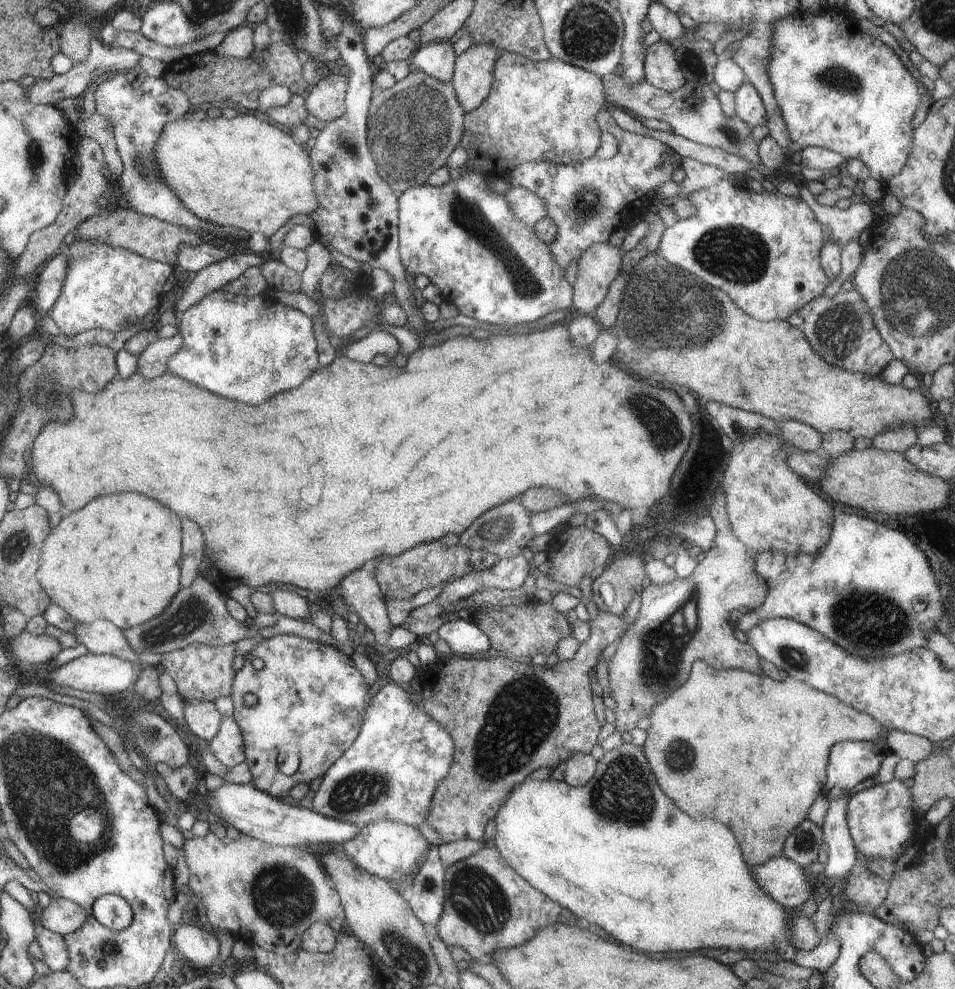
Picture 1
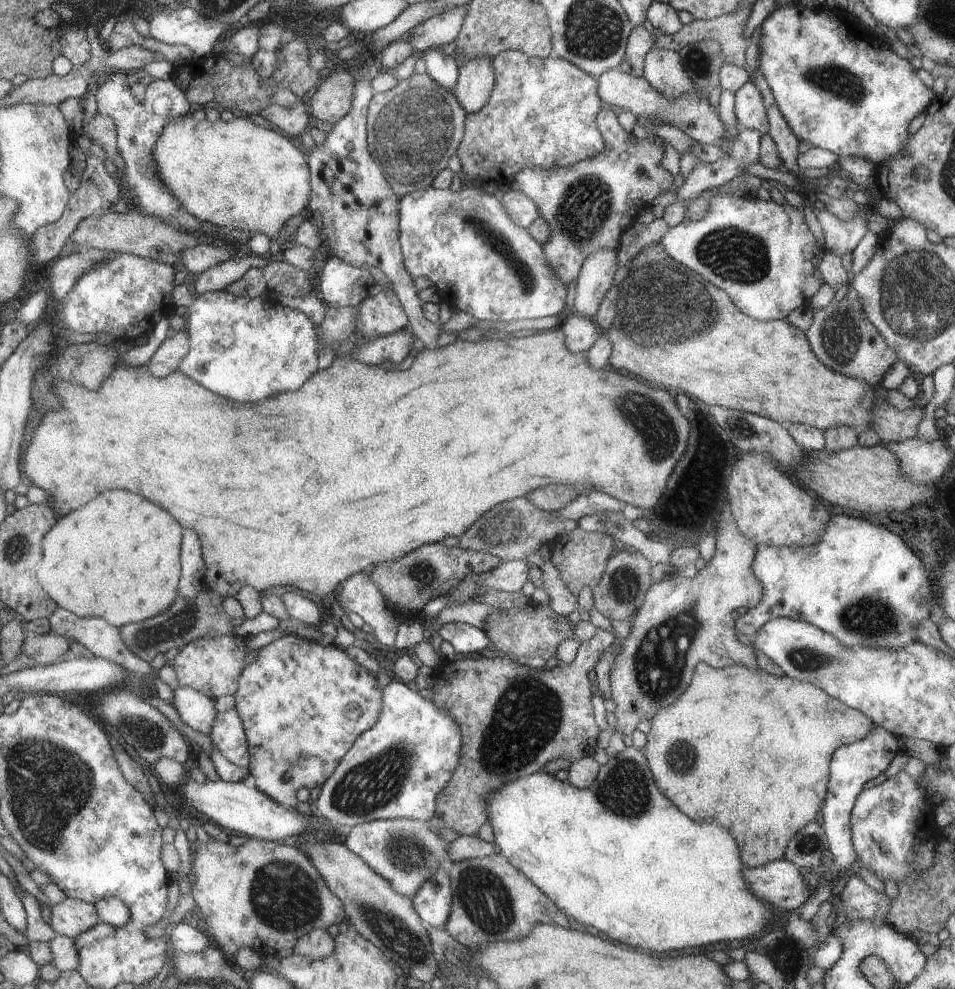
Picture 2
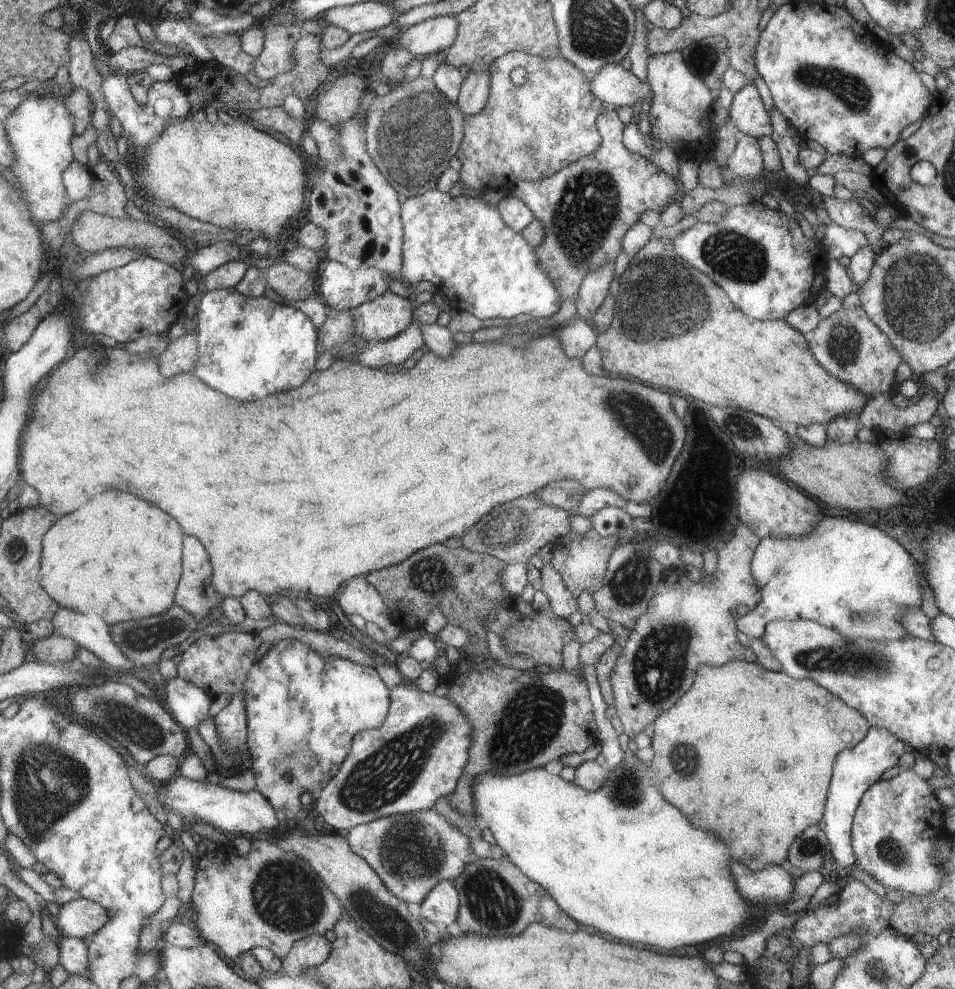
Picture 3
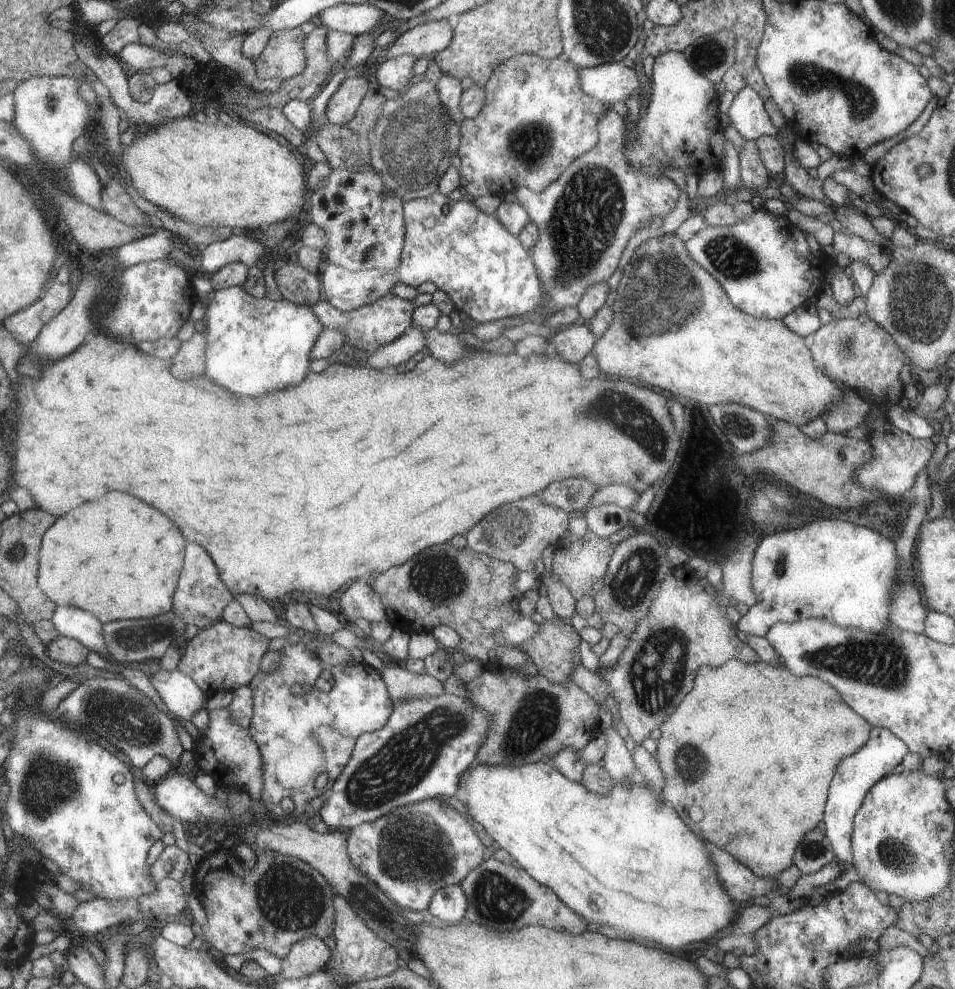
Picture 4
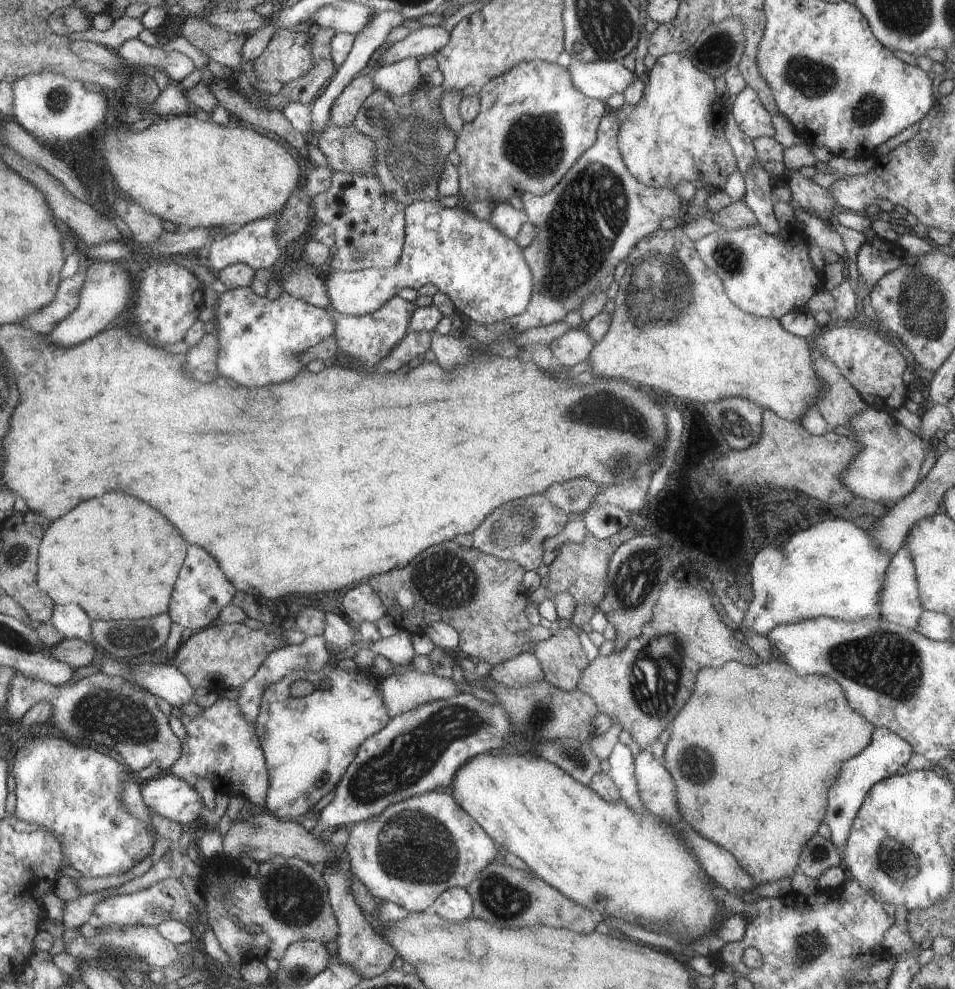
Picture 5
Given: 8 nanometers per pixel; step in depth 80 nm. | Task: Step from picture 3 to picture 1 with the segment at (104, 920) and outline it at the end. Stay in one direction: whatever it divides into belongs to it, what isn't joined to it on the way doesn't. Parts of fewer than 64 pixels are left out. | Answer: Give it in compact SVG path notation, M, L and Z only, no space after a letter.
M68 899L52 900L43 909L40 920L42 925L52 932L62 936L77 931L88 919L90 912L82 905Z

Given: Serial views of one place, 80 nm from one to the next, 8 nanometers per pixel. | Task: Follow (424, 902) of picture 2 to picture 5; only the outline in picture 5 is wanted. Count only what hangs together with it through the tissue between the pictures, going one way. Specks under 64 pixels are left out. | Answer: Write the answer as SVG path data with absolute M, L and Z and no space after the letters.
M452 887L442 892L434 910L442 918L449 921L462 922L473 916L473 900L466 889Z

